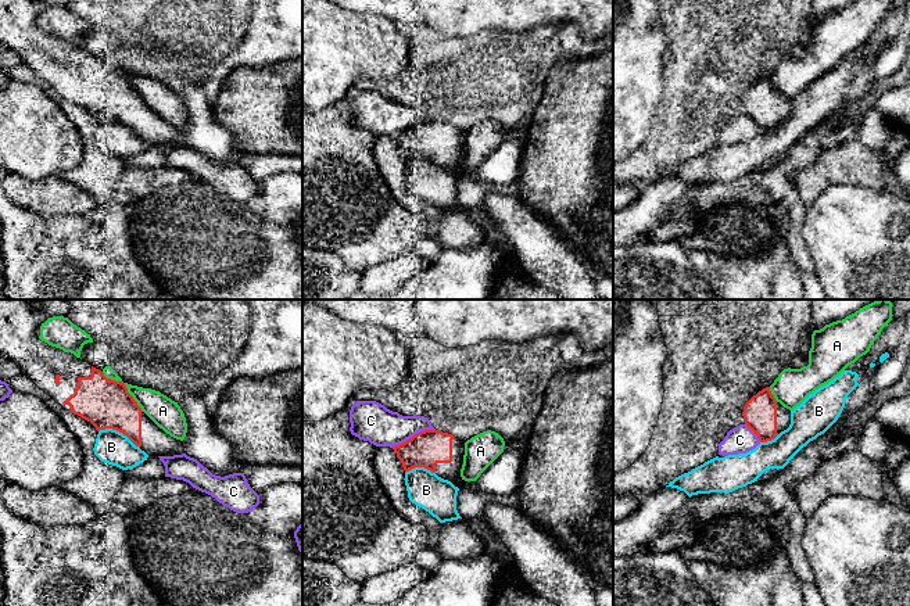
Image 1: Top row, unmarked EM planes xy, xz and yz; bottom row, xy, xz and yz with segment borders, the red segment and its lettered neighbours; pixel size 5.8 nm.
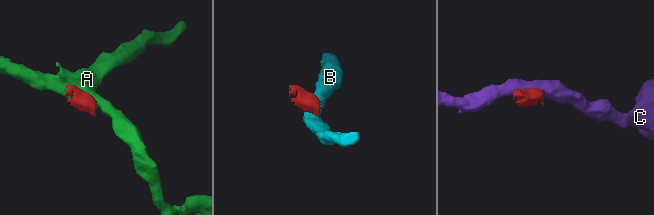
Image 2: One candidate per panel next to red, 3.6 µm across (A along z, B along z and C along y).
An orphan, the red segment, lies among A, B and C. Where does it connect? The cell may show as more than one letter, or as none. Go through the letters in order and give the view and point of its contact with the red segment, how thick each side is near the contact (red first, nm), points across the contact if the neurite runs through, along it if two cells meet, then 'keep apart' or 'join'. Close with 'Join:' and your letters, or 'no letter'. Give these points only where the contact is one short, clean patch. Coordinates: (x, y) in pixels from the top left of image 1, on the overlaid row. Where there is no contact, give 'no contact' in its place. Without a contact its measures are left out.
A: contact xy (125, 387); calibres 280 and 160 nm; keep apart
B: contact xy (119, 431); calibres 280 and 200 nm; keep apart
C: contact xz (414, 436); calibres 200 and 220 nm; keep apart
Join: no letter

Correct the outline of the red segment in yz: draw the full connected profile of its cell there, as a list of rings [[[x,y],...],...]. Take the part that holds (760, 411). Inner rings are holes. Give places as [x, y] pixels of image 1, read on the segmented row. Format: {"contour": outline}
{"contour": [[[770,387],[763,388],[746,402],[742,416],[760,442],[774,440],[791,424],[791,410],[775,401]]]}

